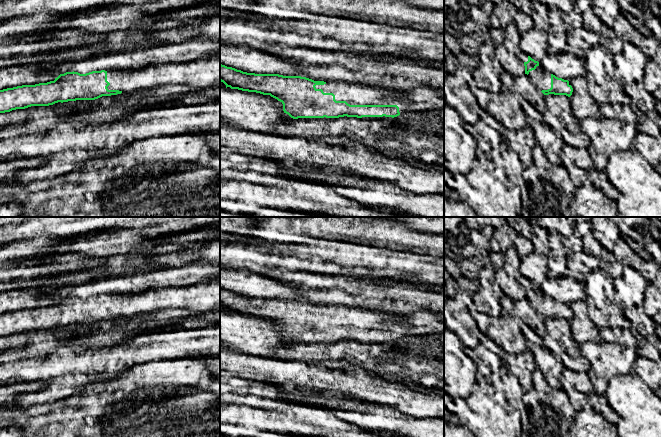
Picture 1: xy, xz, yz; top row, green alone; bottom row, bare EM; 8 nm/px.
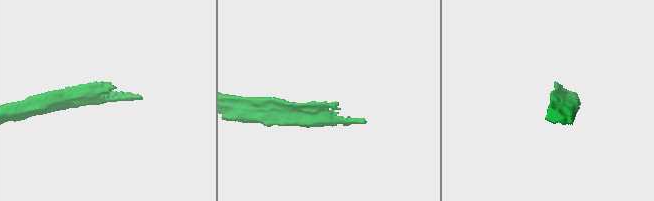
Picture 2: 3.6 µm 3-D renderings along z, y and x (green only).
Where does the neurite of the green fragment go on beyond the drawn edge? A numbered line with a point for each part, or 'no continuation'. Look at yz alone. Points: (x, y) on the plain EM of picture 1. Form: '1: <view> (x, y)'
1: yz (541, 303)

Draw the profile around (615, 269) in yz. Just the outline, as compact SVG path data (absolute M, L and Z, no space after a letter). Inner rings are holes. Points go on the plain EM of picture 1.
M590 231L581 238L583 252L599 259L613 279L619 278L624 270L624 264L616 259L612 251L607 250Z

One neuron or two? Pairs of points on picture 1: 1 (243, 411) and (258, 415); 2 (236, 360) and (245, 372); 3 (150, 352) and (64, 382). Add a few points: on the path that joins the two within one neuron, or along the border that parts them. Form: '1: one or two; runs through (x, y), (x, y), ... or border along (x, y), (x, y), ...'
1: one; runs through (247, 415), (254, 415)
2: one; runs through (238, 363), (244, 369)
3: one; runs through (129, 353), (104, 364), (85, 367)

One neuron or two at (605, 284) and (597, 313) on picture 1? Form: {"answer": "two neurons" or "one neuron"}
{"answer": "one neuron"}

